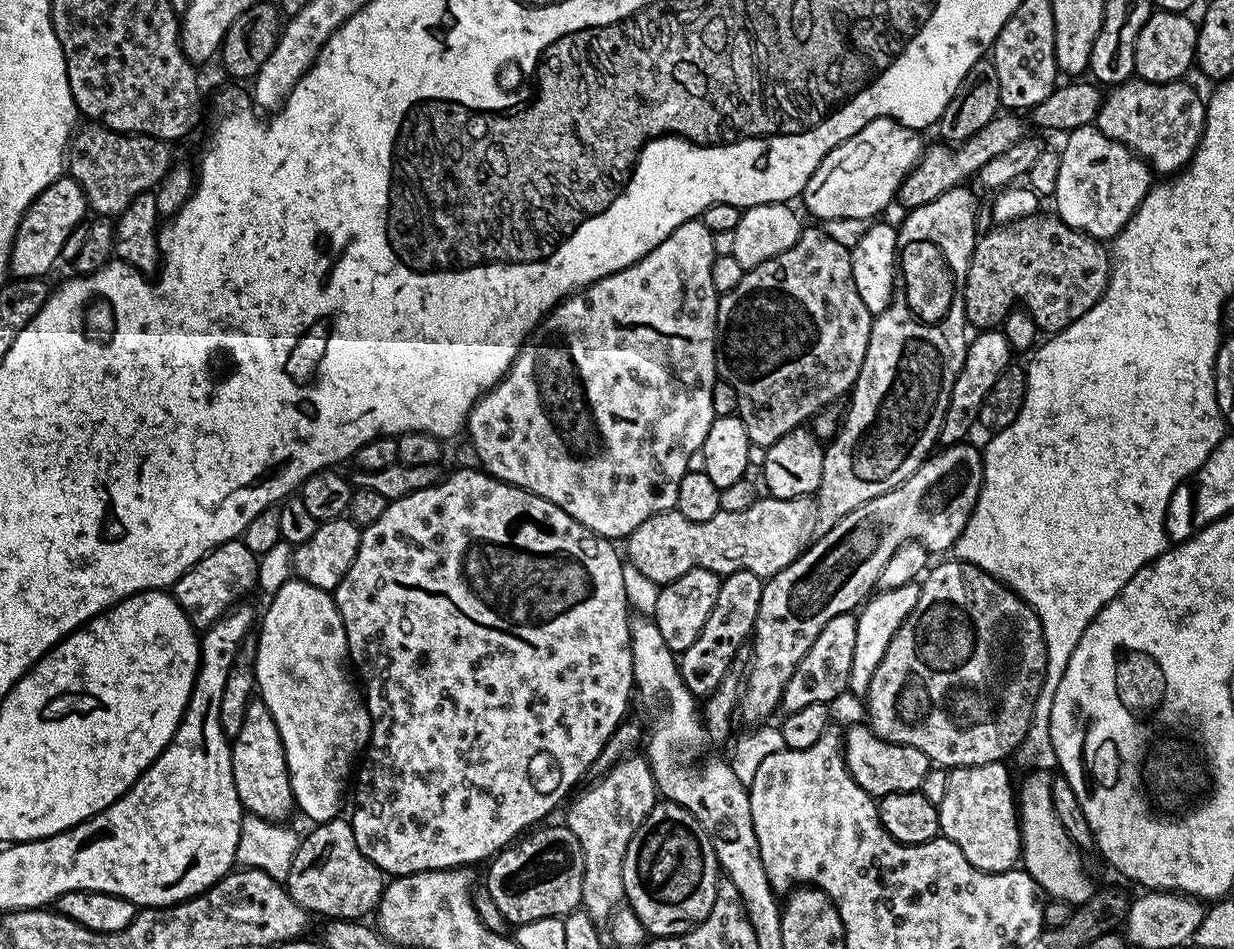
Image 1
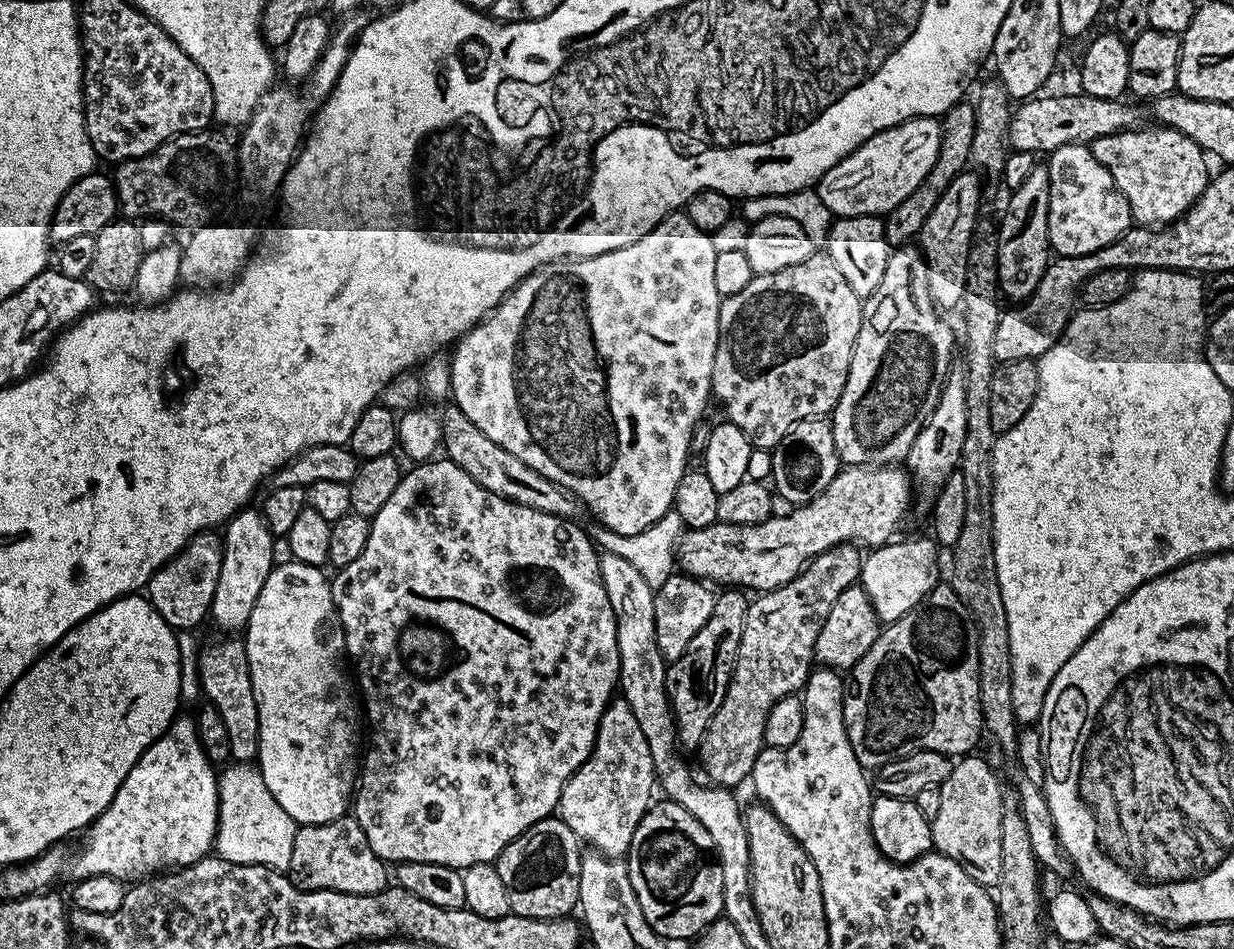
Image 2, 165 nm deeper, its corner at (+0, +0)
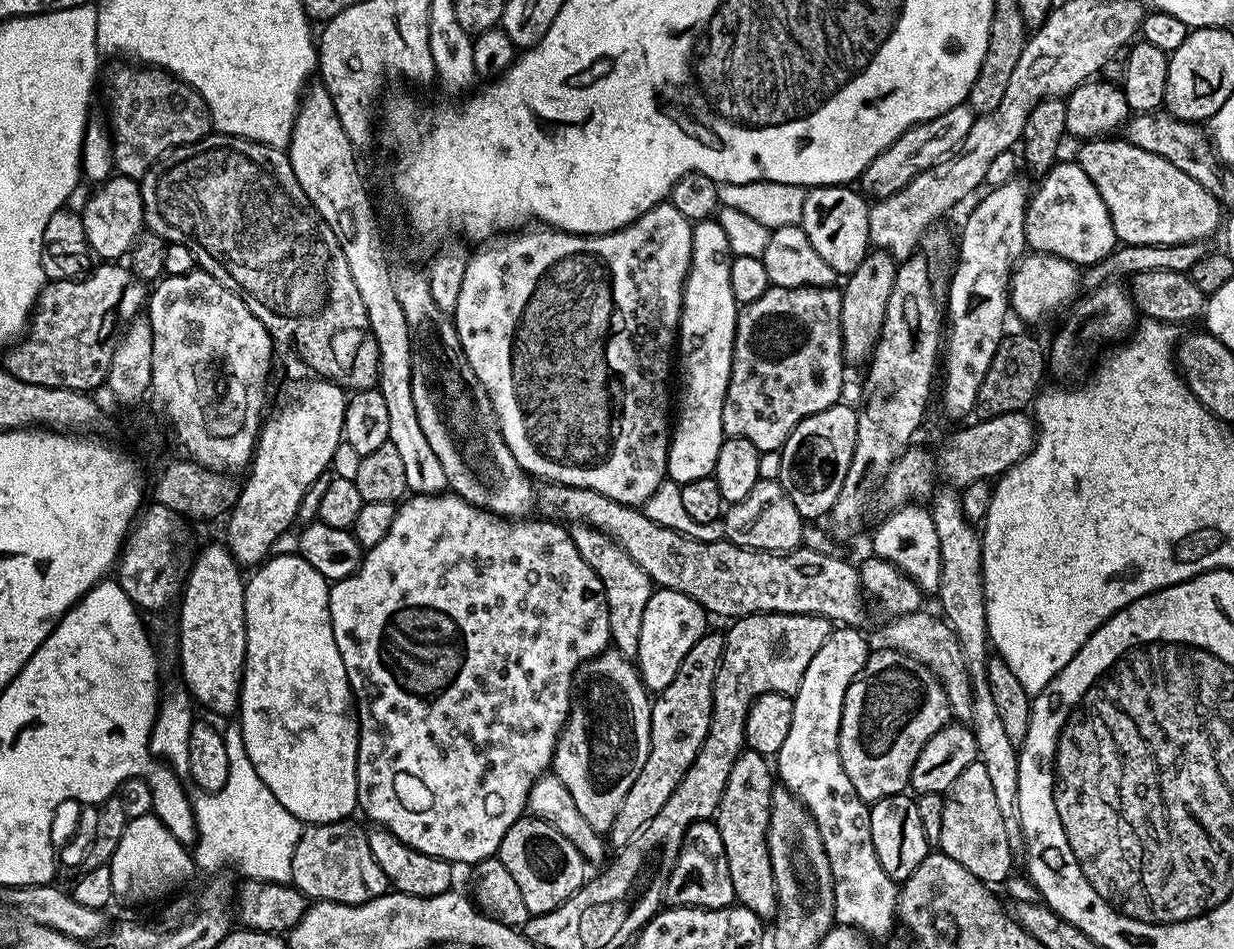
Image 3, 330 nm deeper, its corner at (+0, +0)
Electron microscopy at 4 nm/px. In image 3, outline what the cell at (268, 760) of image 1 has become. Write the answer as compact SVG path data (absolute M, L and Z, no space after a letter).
M223 543L208 544L204 549L195 553L194 559L191 561L188 575L184 582L182 595L179 597L180 604L180 628L178 627L178 659L180 658L180 672L184 675L183 687L198 701L201 700L208 708L213 708L220 716L228 716L237 711L240 703L240 685L244 682L244 659L246 658L246 622L244 621L244 586L245 577L242 575L241 565L237 564L232 553L228 551Z

